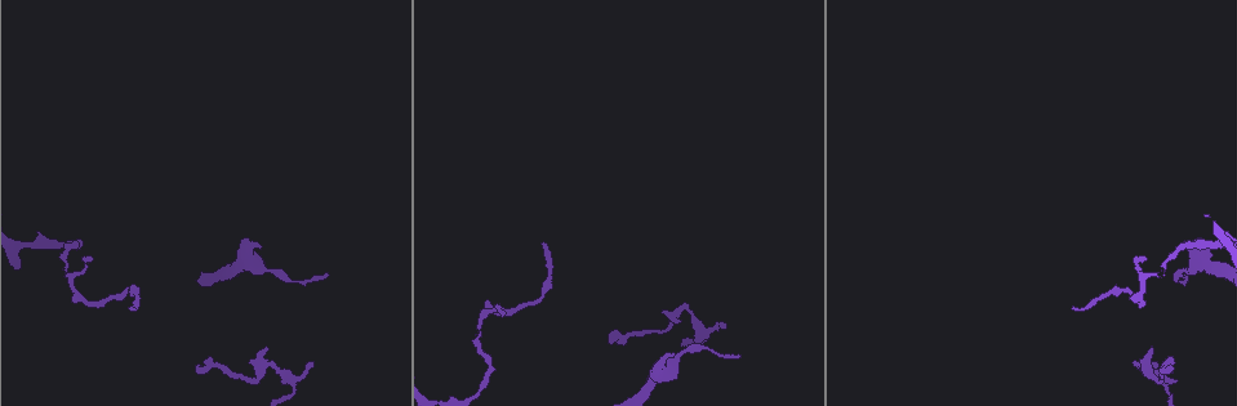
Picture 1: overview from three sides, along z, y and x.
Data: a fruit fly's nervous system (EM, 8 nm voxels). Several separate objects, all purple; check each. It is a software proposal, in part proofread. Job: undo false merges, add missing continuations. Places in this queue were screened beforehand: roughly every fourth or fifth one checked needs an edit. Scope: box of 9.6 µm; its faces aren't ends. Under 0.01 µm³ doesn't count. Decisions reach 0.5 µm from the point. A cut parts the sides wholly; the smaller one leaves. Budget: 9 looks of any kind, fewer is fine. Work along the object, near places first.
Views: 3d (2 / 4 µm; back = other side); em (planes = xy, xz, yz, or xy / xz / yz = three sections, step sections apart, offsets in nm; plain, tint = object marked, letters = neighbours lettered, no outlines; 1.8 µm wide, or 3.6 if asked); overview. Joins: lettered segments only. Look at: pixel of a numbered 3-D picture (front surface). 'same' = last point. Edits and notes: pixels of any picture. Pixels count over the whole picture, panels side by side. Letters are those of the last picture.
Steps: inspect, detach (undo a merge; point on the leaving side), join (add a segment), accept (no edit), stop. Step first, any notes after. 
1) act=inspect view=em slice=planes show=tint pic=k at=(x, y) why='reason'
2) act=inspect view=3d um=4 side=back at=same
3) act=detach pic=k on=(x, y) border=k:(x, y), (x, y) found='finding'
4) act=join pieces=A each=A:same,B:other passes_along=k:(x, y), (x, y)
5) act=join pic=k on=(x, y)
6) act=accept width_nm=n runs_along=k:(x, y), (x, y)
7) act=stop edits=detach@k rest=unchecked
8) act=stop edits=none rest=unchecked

act=inspect view=3d um=4 pic=1 at=(544, 242) why='free end'

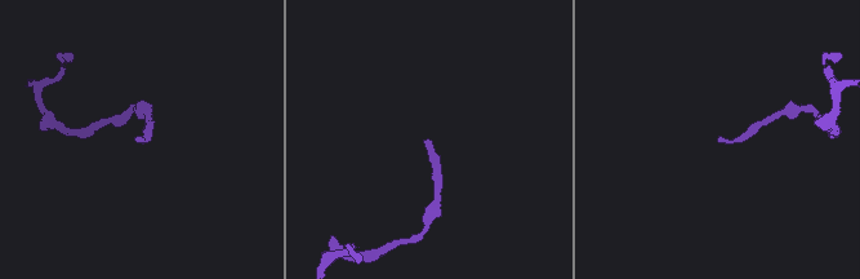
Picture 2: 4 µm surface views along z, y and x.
act=inspect view=em slice=yz step=8 show=tint pic=2 at=(136, 138) why='shape alone is not enough'

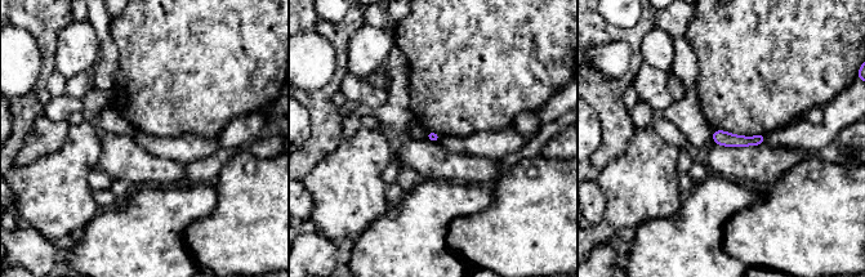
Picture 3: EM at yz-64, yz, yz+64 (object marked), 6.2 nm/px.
act=inspect view=em slice=yz step=8 show=letters at=same

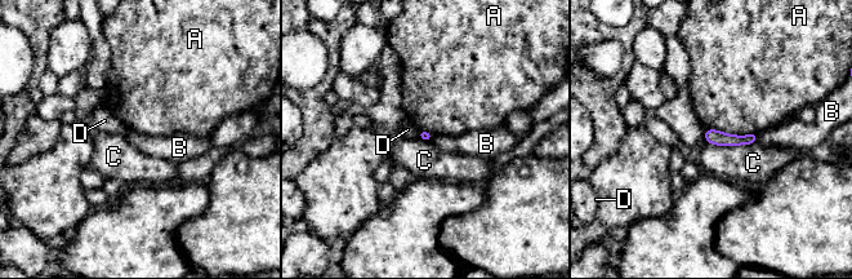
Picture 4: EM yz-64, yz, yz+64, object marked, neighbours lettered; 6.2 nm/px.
act=accept each=A:other,B:other,C:other,D:other runs_along=4:(708, 132), (725, 140), (753, 137) found='none of them fits'

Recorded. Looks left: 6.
act=inspect view=em slice=planes show=letters pic=1 at=(260, 246)

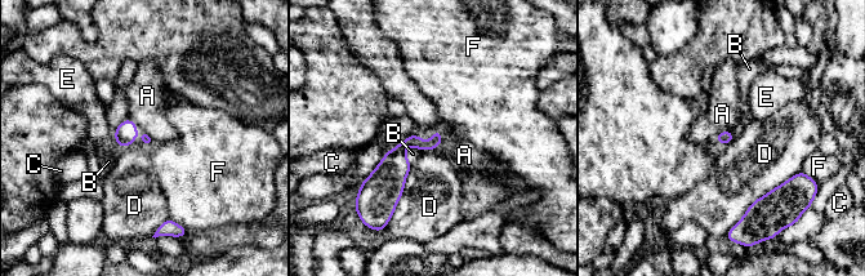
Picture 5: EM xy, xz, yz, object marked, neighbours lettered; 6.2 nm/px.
act=accept each=A:other,B:other,C:other,D:other,E:other,F:other border=5:(734, 133), (722, 130), (716, 137) found='no lettered segment goes on from it'

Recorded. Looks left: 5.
act=inspect view=em slice=planes show=letters pic=1 at=(87, 258) why='long arm stops here'

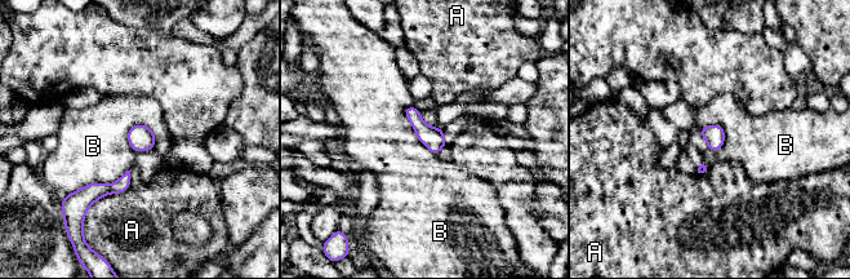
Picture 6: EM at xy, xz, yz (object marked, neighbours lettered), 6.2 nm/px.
act=accept longest_contact=B:420nm each=A:other,B:other found='none of them fits'

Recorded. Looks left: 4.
act=inspect view=em um=3.6 slice=yz step=4 show=tint pic=1 at=(1152, 347) why='branch stops here'

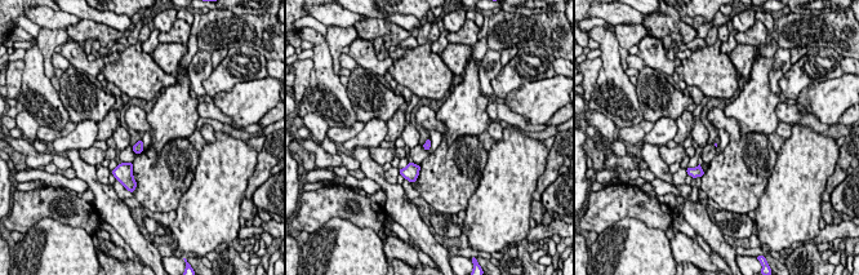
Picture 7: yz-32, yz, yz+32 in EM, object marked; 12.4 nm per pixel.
act=inspect view=em um=3.6 slice=planes show=letters at=same why='cut it another way'

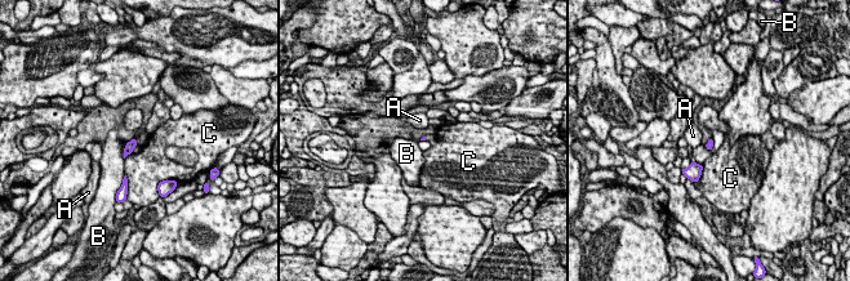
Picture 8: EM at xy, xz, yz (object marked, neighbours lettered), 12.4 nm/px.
act=accept each=A:other,B:other,C:other border=8:(127, 143), (124, 159) found='no lettered segment goes on from it'

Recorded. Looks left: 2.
act=stop edits=none rest=unchecked

